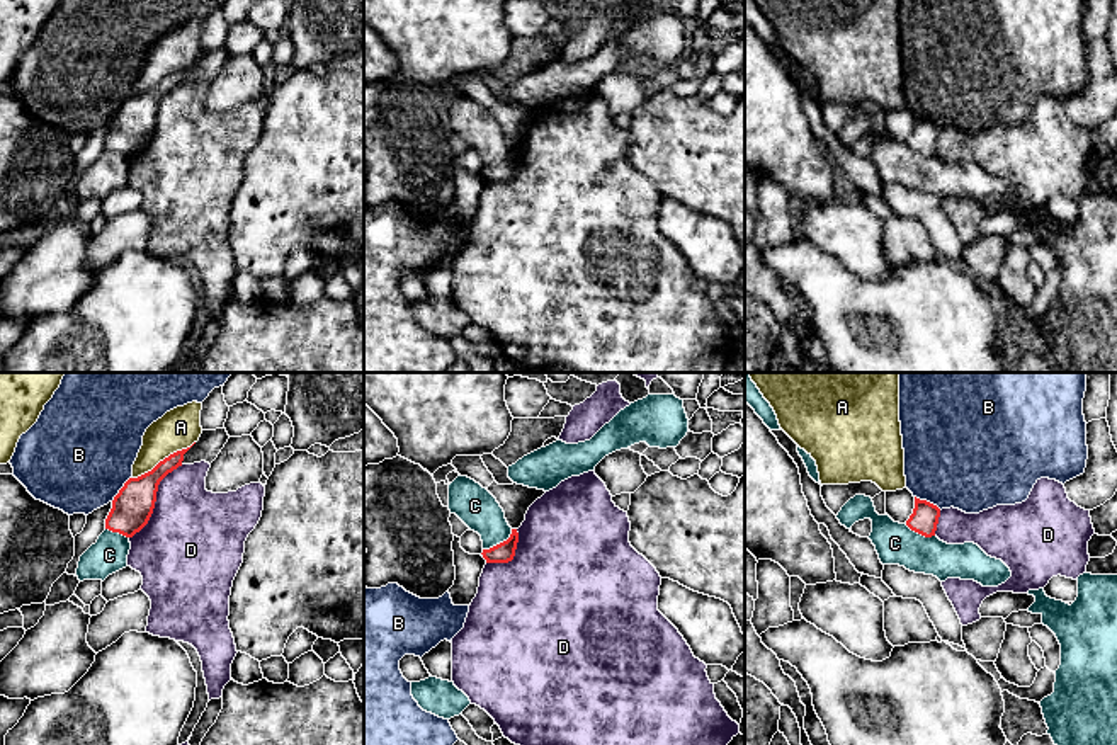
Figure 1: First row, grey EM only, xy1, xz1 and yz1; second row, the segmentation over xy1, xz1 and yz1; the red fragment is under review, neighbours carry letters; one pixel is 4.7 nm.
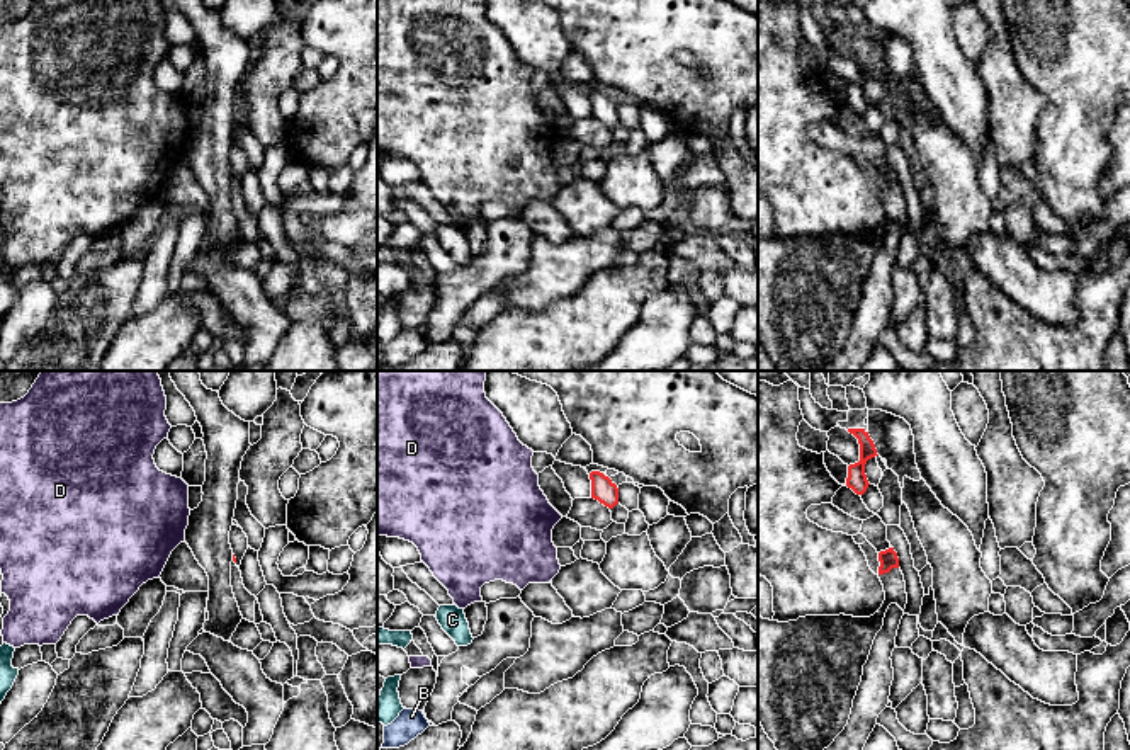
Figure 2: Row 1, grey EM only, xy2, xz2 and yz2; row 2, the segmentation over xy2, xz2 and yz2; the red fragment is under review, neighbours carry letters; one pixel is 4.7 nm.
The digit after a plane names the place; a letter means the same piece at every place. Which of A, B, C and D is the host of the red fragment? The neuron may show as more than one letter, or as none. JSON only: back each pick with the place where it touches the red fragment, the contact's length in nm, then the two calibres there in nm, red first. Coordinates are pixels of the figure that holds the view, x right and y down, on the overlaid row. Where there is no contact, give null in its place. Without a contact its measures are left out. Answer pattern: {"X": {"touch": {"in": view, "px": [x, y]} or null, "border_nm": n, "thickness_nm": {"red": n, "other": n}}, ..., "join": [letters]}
{"join": []}

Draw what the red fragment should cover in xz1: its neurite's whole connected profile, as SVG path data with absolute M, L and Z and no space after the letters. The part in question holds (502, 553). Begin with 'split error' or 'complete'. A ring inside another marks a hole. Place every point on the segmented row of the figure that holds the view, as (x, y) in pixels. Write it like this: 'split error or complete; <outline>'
complete; M512 529L512 534L507 541L490 549L483 549L481 554L486 560L486 563L508 563L515 556L517 543L519 543L519 532L517 529Z

